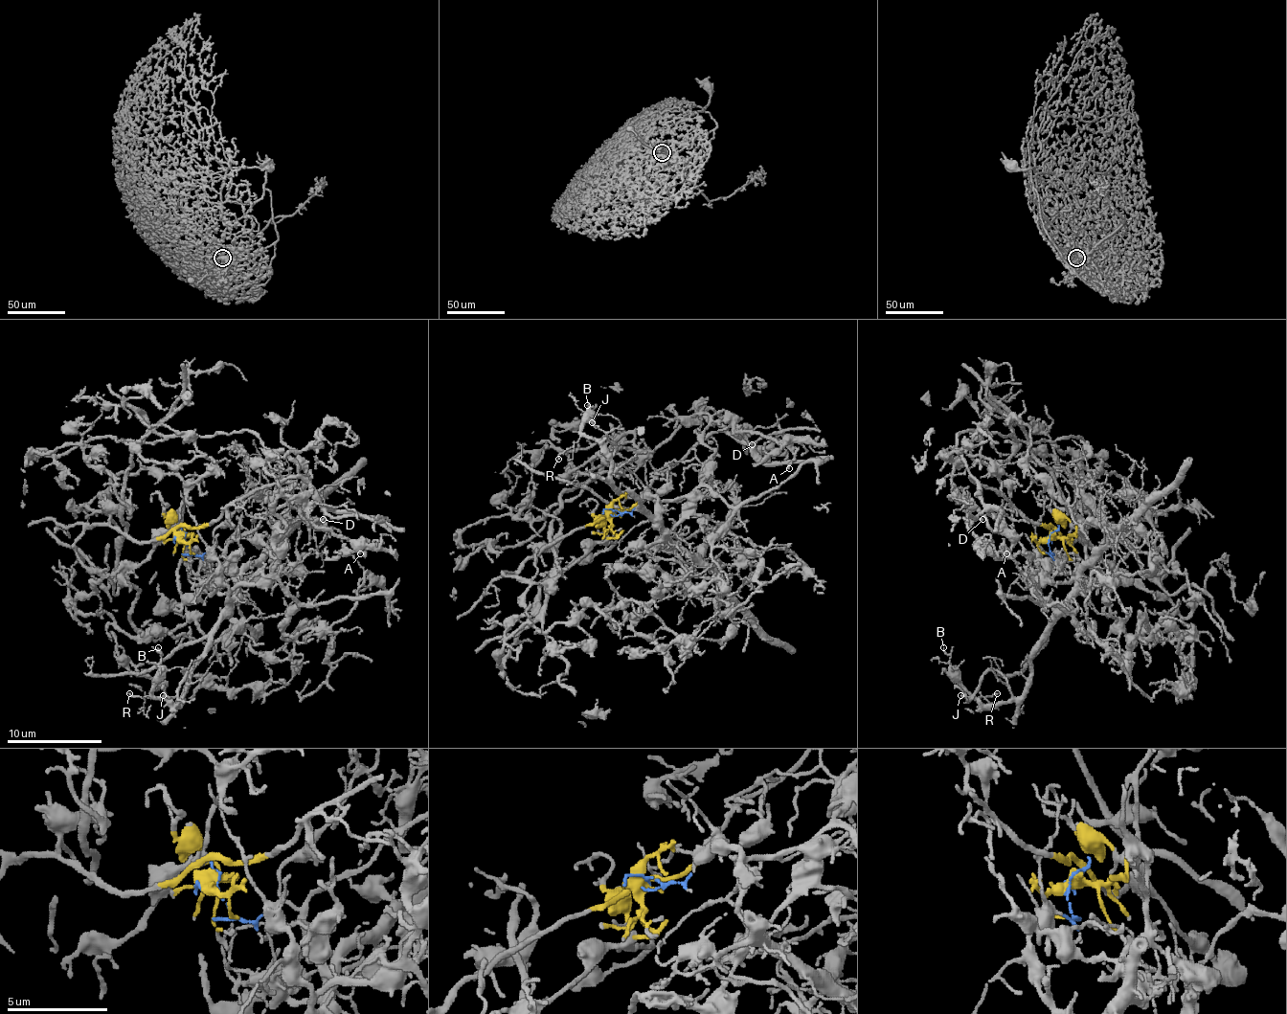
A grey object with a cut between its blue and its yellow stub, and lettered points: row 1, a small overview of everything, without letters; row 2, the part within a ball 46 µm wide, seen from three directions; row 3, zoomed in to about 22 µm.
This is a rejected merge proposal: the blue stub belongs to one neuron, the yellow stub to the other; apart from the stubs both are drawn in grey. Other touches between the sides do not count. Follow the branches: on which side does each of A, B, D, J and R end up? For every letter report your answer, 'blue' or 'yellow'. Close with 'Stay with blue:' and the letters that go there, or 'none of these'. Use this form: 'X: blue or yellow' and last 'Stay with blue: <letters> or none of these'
A: yellow
B: blue
D: yellow
J: blue
R: blue
Stay with blue: B, J, R

